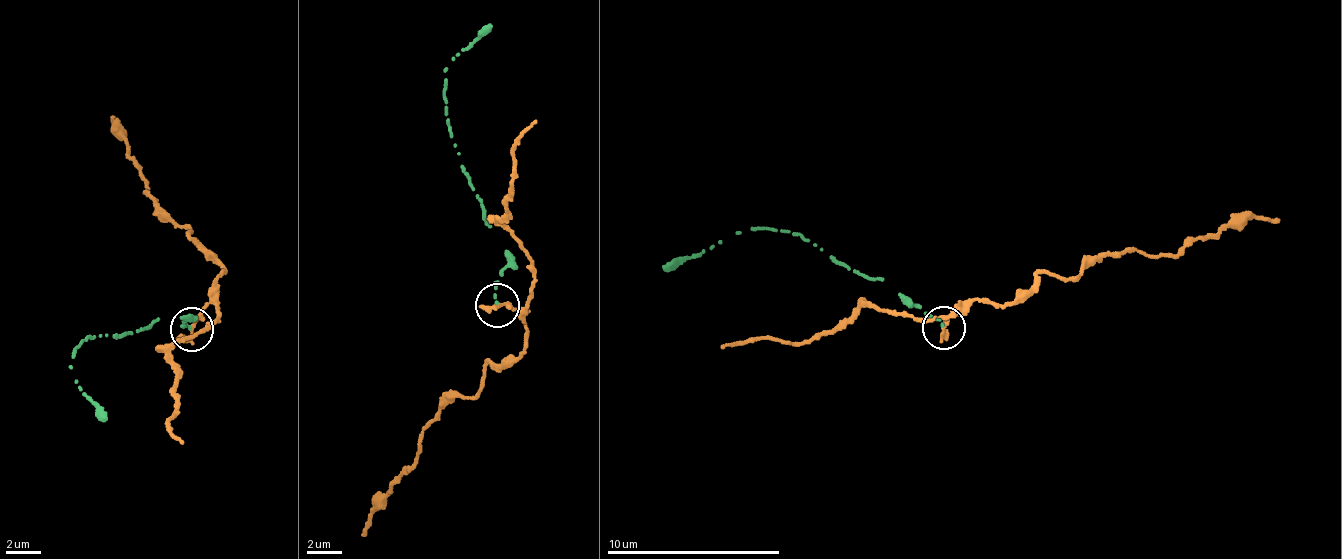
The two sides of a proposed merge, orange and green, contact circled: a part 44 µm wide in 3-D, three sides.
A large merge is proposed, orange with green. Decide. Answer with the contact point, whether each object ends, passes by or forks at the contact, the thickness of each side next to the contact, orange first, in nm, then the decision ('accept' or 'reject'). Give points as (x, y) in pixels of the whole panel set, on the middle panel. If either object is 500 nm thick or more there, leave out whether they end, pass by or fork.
(497, 305) | orange passes by | green ends | 200/140 nm | reject

